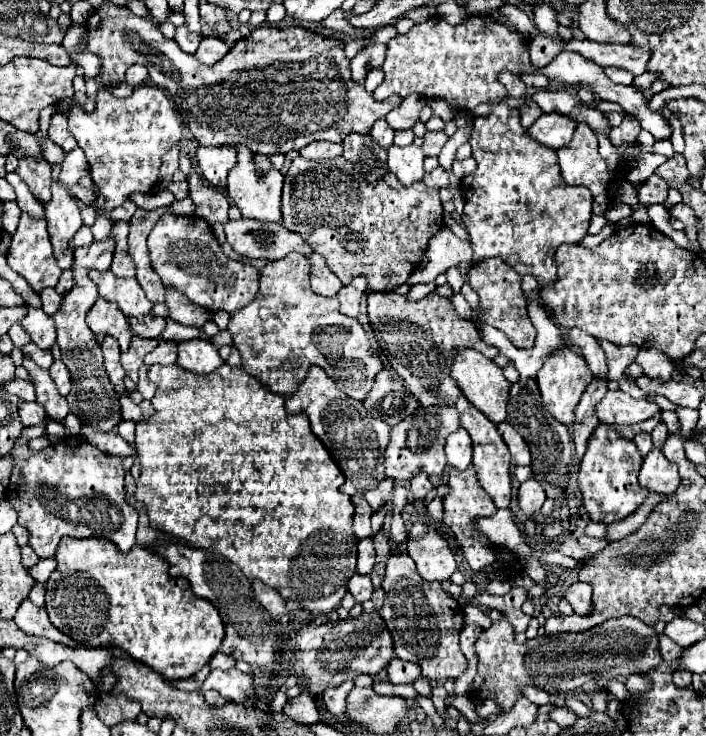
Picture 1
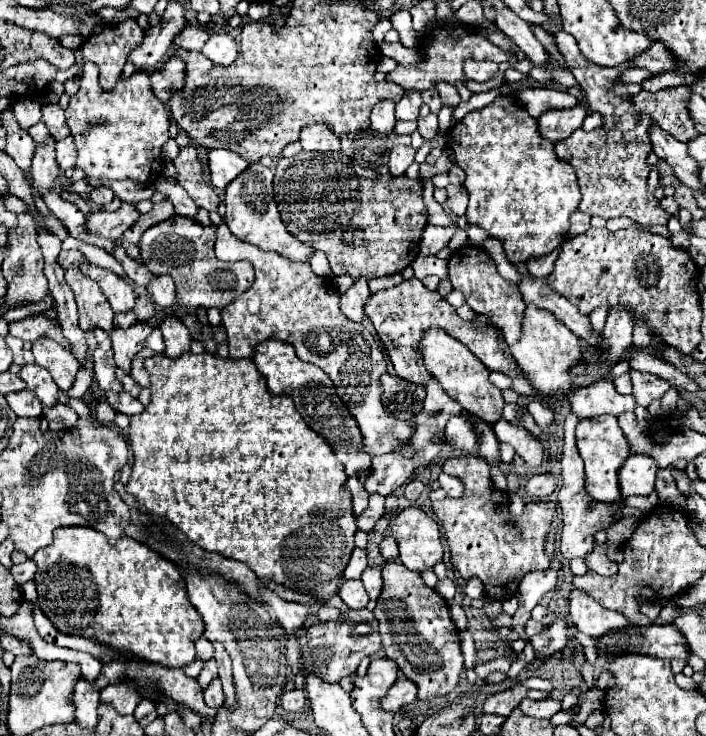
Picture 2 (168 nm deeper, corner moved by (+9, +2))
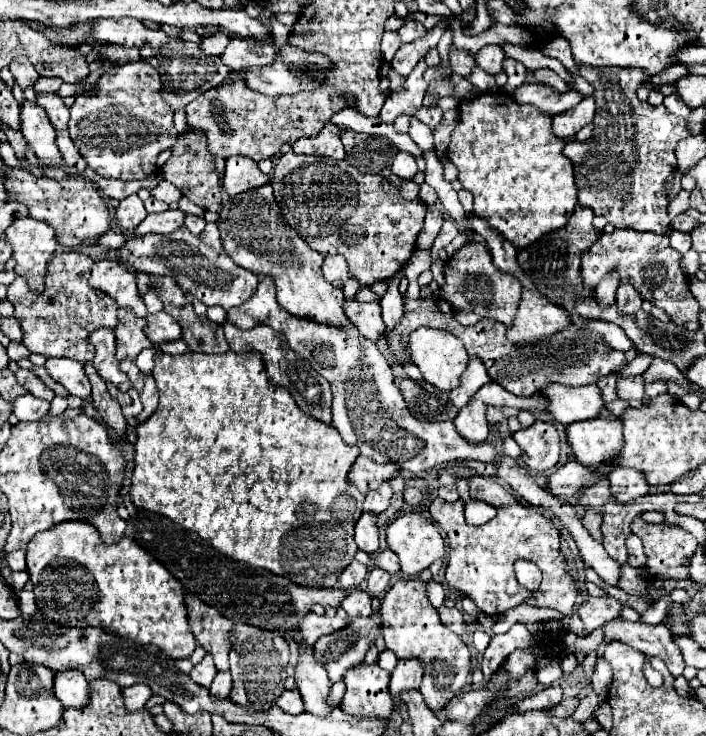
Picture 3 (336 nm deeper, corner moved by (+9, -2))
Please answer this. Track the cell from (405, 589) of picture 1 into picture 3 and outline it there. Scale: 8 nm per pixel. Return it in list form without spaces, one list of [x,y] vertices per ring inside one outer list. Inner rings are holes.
[[[402,579],[398,581],[382,601],[382,635],[386,649],[394,651],[402,657],[420,657],[424,661],[424,679],[420,685],[420,693],[426,705],[438,713],[446,707],[446,703],[458,695],[470,675],[470,649],[460,639],[460,635],[452,633],[446,625],[440,623],[438,611],[430,605],[426,597],[426,585],[418,579]]]

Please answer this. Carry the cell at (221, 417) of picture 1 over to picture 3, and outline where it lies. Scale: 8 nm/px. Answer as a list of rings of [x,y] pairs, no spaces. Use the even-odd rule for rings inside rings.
[[[258,351],[252,353],[222,353],[222,355],[206,355],[206,353],[184,353],[184,355],[168,355],[168,353],[156,353],[154,359],[154,371],[152,377],[160,391],[160,405],[156,413],[142,425],[138,425],[136,435],[136,467],[134,467],[134,479],[130,487],[130,497],[138,509],[160,513],[174,523],[182,525],[188,531],[198,533],[204,541],[208,541],[212,547],[216,547],[220,553],[232,557],[234,561],[248,563],[252,567],[268,569],[276,575],[284,575],[288,579],[294,579],[294,583],[304,587],[336,587],[340,573],[344,567],[354,559],[356,555],[356,543],[354,543],[354,525],[362,515],[362,503],[364,495],[348,483],[346,475],[360,455],[358,447],[344,443],[344,439],[338,435],[338,431],[332,425],[326,425],[310,415],[306,415],[292,399],[292,395],[284,387],[274,387],[264,371],[262,357]]]

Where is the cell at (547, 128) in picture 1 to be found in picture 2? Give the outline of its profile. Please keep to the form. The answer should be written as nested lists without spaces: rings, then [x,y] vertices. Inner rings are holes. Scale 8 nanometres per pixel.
[[[580,105],[562,111],[546,111],[544,115],[538,117],[538,131],[552,143],[558,143],[566,139],[572,131],[582,127],[584,117],[586,111]]]

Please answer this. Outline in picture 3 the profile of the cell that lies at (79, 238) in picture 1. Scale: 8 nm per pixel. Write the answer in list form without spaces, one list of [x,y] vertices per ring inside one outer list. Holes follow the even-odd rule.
[[[60,253],[52,259],[52,263],[58,263],[58,273],[48,275],[46,289],[42,293],[30,291],[26,279],[22,277],[16,277],[16,281],[8,287],[8,301],[14,305],[14,317],[24,331],[22,341],[32,353],[40,353],[44,357],[68,357],[80,363],[92,361],[94,347],[88,343],[88,335],[100,327],[114,329],[118,323],[118,305],[102,291],[94,291],[88,285],[90,259],[86,255],[78,257],[76,253]]]

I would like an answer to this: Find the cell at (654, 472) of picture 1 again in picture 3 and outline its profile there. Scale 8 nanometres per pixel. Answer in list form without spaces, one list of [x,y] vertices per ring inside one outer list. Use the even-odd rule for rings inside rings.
[[[614,467],[606,477],[610,483],[610,495],[618,503],[630,503],[642,495],[648,495],[648,491],[650,491],[644,475],[634,469]]]

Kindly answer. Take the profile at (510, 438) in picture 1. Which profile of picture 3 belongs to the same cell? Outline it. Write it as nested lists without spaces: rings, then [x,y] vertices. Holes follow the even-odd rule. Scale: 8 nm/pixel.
[[[538,421],[528,429],[520,429],[512,439],[522,449],[522,461],[532,473],[552,469],[560,459],[560,437],[554,425]]]

